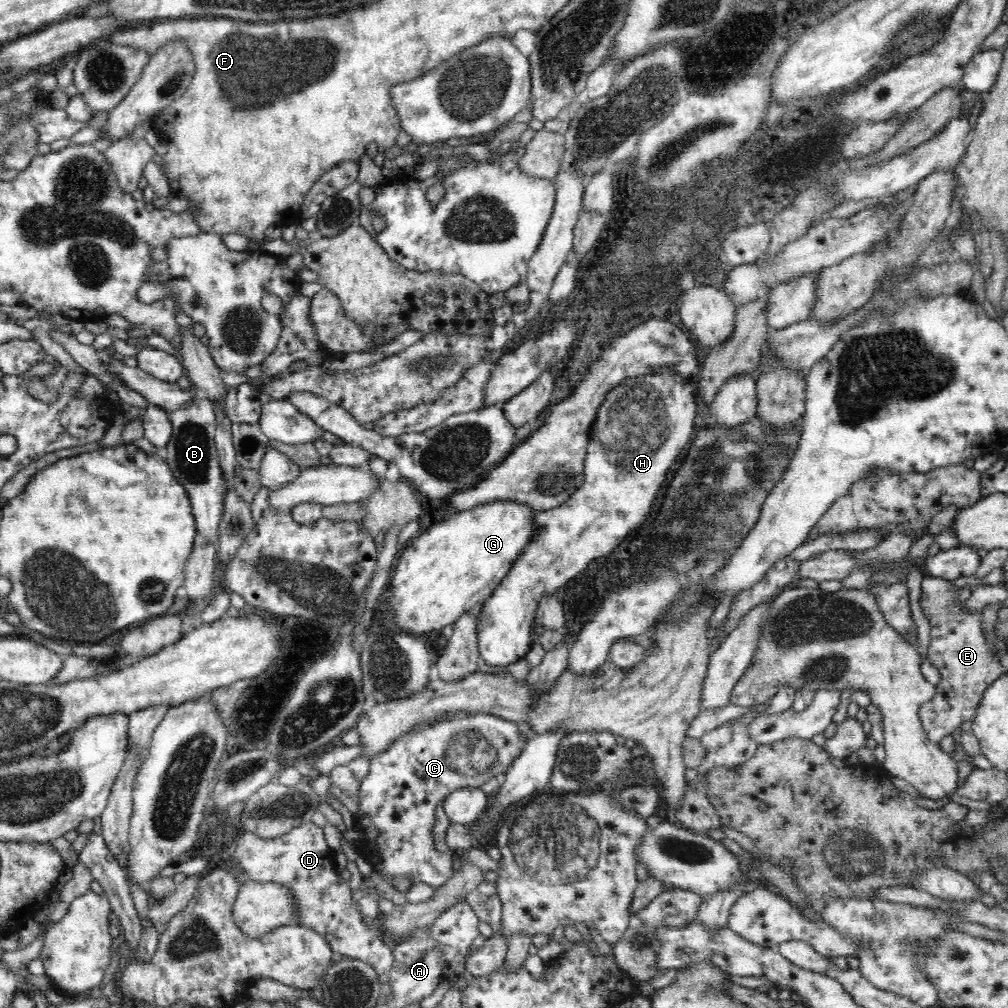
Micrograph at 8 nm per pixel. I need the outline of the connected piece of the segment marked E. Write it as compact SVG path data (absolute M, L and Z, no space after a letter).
M924 576L921 582L919 604L931 624L927 659L941 675L932 700L924 702L918 710L922 726L932 742L940 742L948 734L957 736L966 720L974 720L986 688L1007 674L992 647L993 633L986 635L982 627L982 611L964 611L964 601L956 600L958 590L952 581L944 578Z

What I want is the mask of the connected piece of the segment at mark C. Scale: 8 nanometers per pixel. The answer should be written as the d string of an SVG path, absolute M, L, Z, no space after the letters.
M458 714L436 721L410 733L399 736L388 750L371 758L369 773L361 780L359 810L355 815L355 826L350 841L346 844L355 856L373 858L371 869L384 873L394 880L396 877L412 877L413 883L424 883L434 889L444 886L454 874L457 852L438 853L432 837L436 822L436 806L454 790L478 787L488 779L506 774L507 768L520 756L528 738L522 738L518 724L492 714Z

